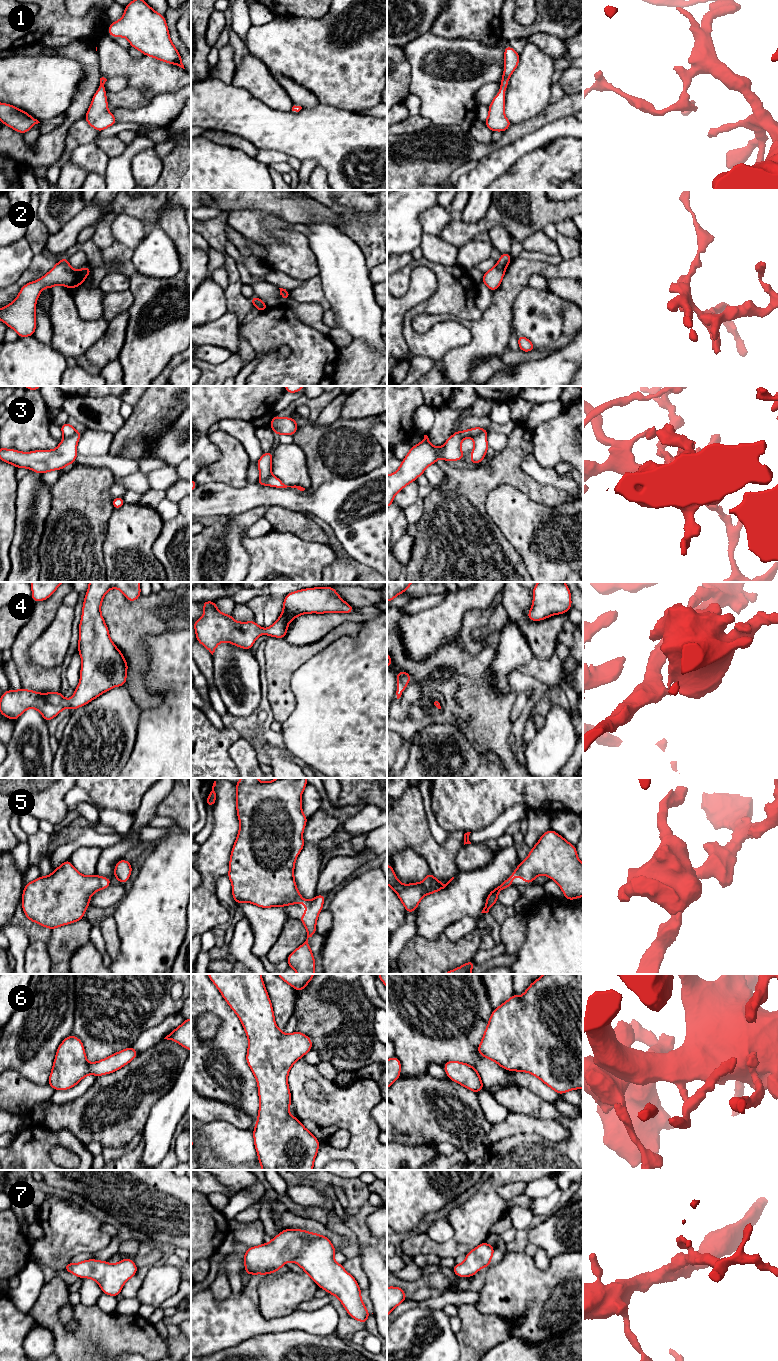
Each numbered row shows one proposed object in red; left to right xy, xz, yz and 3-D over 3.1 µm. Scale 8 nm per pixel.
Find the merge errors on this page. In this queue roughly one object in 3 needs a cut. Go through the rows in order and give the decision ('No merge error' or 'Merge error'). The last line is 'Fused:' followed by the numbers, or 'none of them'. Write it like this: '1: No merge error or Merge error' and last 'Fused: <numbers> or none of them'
1: No merge error
2: Merge error
3: No merge error
4: No merge error
5: No merge error
6: No merge error
7: No merge error
Fused: 2

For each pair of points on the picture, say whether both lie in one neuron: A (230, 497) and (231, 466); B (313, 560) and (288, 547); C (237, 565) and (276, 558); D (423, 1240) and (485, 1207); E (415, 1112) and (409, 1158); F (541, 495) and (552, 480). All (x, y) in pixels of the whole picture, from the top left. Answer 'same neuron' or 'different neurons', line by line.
A: different neurons
B: same neuron
C: different neurons
D: same neuron
E: different neurons
F: different neurons

